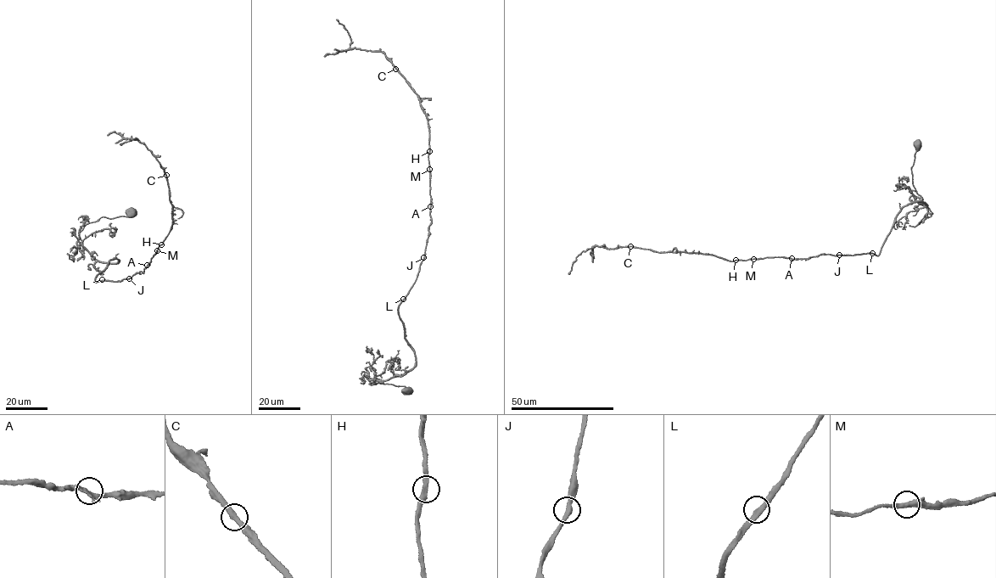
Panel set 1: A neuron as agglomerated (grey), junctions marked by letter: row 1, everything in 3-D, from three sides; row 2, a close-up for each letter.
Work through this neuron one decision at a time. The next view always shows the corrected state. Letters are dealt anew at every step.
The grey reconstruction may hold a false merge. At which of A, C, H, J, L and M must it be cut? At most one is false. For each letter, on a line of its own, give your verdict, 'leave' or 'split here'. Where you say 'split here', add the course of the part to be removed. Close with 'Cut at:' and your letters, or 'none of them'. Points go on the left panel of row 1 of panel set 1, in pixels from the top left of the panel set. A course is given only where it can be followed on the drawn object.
A: leave
C: leave
H: leave
J: leave
L: leave
M: leave
Cut at: none of them

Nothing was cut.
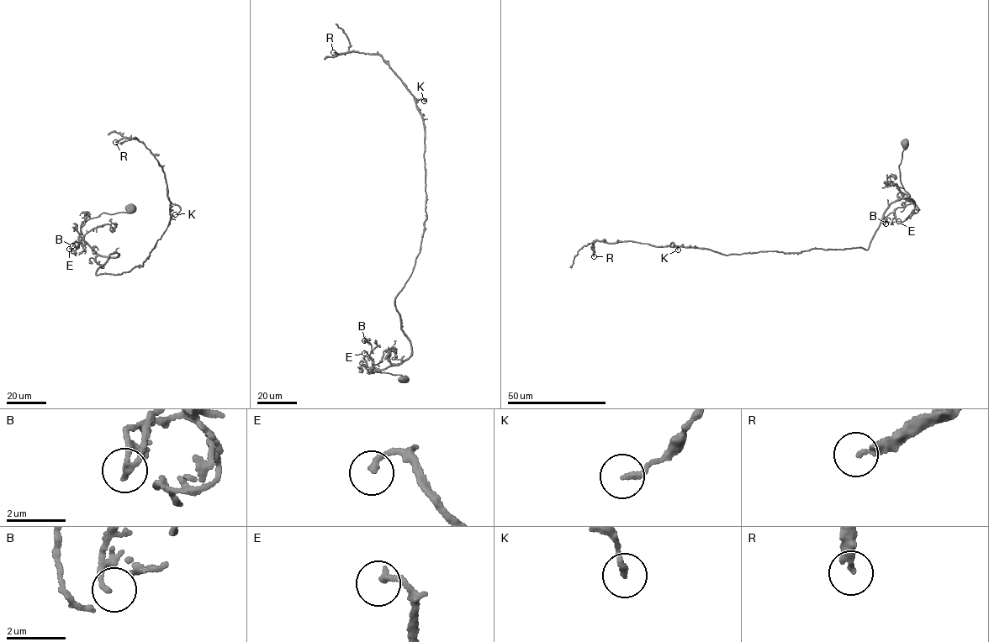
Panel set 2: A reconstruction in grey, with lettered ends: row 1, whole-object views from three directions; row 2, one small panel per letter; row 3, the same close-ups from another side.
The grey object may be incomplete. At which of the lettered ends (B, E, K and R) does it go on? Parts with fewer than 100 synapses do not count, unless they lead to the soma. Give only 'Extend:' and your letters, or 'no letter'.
Extend: R

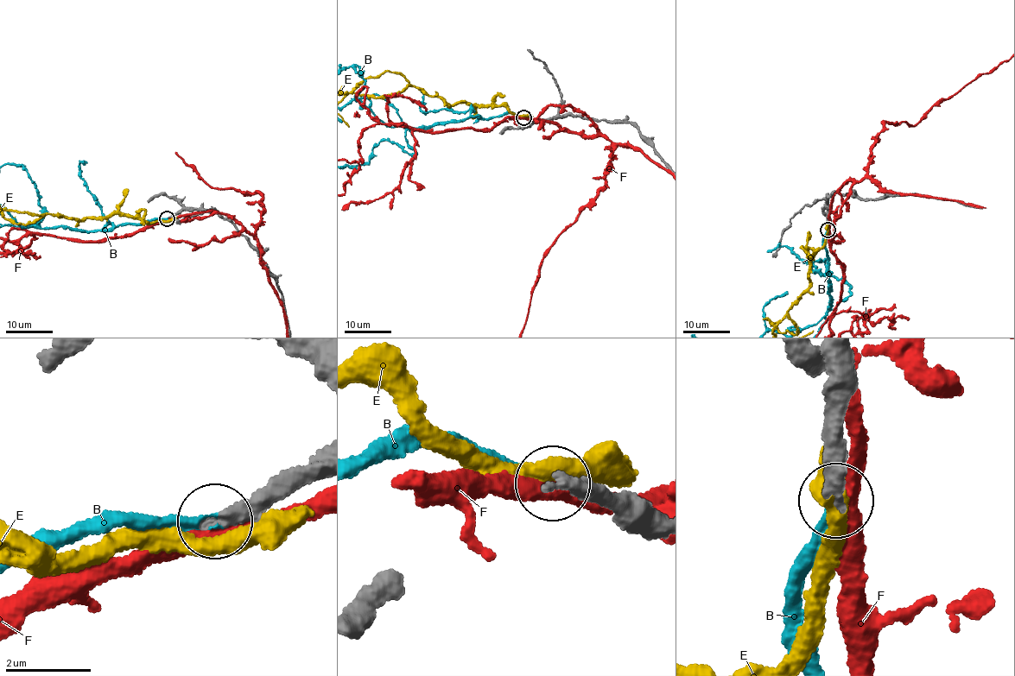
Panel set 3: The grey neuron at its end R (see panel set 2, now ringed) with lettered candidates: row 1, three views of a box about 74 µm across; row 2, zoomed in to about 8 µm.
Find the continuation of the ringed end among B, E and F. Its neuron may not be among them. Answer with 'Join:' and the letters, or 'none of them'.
Join: B

